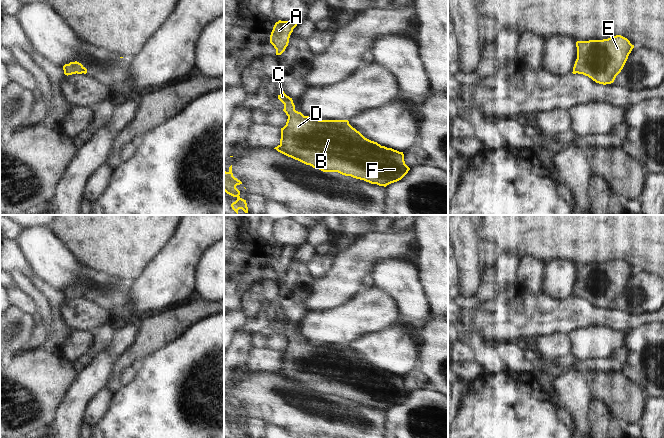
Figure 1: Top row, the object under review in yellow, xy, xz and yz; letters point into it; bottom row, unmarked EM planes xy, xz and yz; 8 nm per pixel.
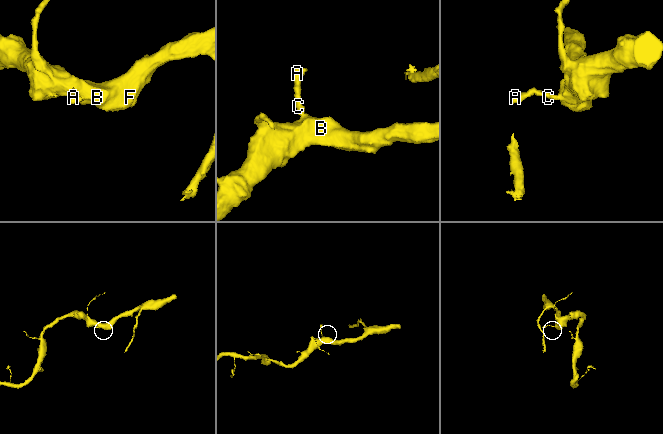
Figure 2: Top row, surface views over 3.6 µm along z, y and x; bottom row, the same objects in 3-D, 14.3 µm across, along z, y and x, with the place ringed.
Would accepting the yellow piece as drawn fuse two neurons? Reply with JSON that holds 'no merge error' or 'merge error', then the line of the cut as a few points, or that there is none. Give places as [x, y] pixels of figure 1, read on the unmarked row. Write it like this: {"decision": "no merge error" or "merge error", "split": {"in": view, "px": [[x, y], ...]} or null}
{"decision": "no merge error", "split": null}

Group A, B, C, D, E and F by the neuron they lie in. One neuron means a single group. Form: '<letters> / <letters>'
A B C D E F

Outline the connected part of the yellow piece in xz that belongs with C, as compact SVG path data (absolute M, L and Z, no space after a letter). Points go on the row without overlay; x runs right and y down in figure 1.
M281 312L278 323L284 328L283 335L288 340L286 349L281 352L280 368L274 372L278 376L323 396L338 396L384 411L401 404L410 394L405 388L403 376L381 370L377 366L365 362L349 348L348 344L319 344L304 340L301 336L295 334L292 322L284 317L283 312Z

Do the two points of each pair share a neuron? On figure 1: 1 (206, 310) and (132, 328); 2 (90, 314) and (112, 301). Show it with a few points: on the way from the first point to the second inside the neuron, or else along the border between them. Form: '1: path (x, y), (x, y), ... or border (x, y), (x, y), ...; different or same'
1: border (139, 318), (138, 330), (128, 349); different
2: border (86, 297), (97, 301), (112, 319); different

